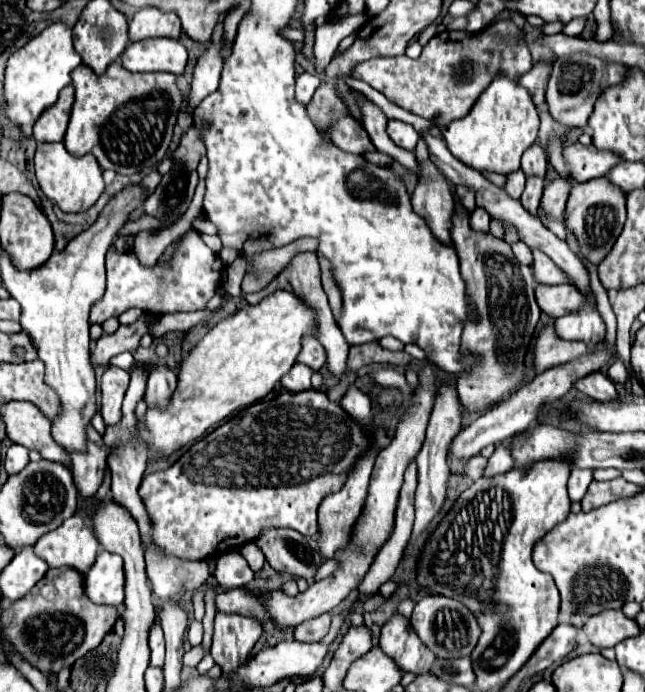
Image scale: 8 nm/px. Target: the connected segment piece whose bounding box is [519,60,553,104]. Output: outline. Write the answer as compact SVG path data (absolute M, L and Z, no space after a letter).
M543 62L543 64L535 64L531 72L527 72L525 76L519 78L519 84L523 88L527 88L527 92L531 92L531 98L535 104L545 102L545 88L547 88L547 78L551 72L551 62Z

